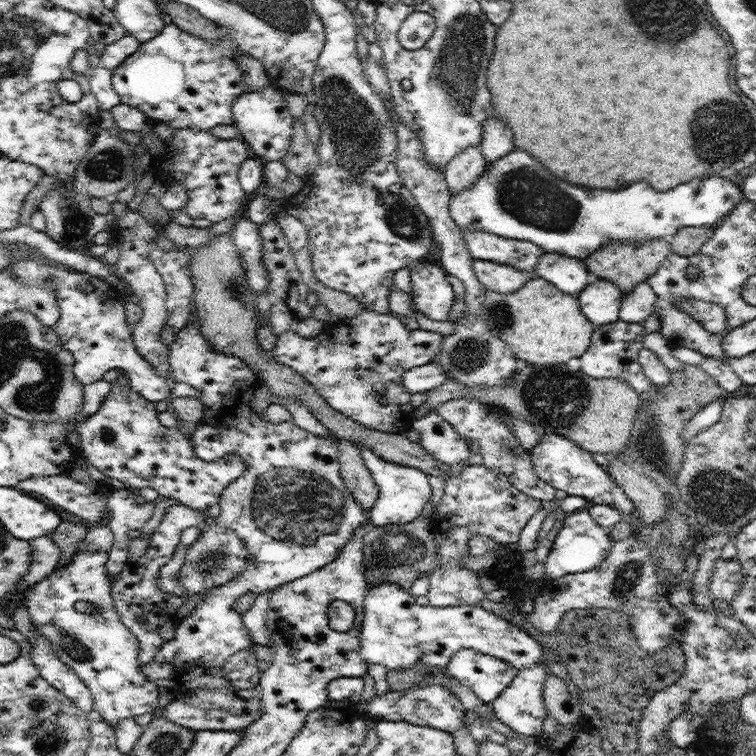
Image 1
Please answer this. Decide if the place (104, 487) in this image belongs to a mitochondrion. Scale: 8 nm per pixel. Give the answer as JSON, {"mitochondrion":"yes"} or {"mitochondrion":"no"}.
{"mitochondrion":"no"}

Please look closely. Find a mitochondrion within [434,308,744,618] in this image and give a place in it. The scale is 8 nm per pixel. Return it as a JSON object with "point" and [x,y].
{"point":[554,397]}

